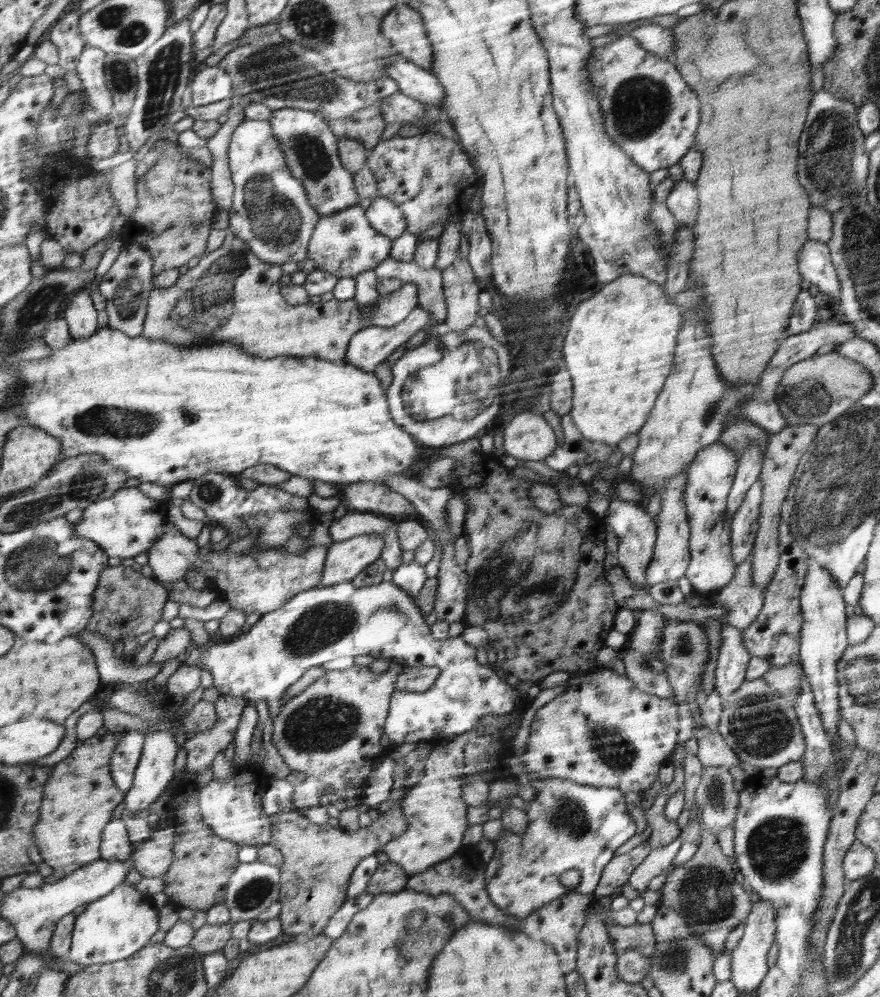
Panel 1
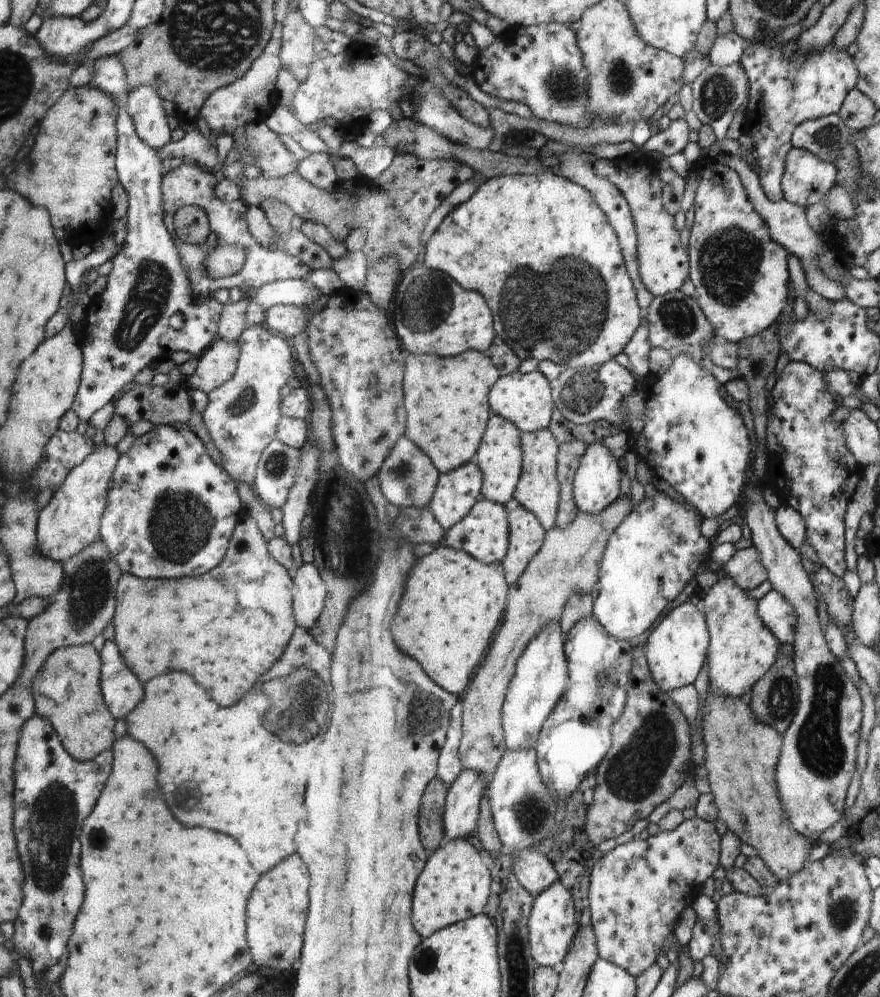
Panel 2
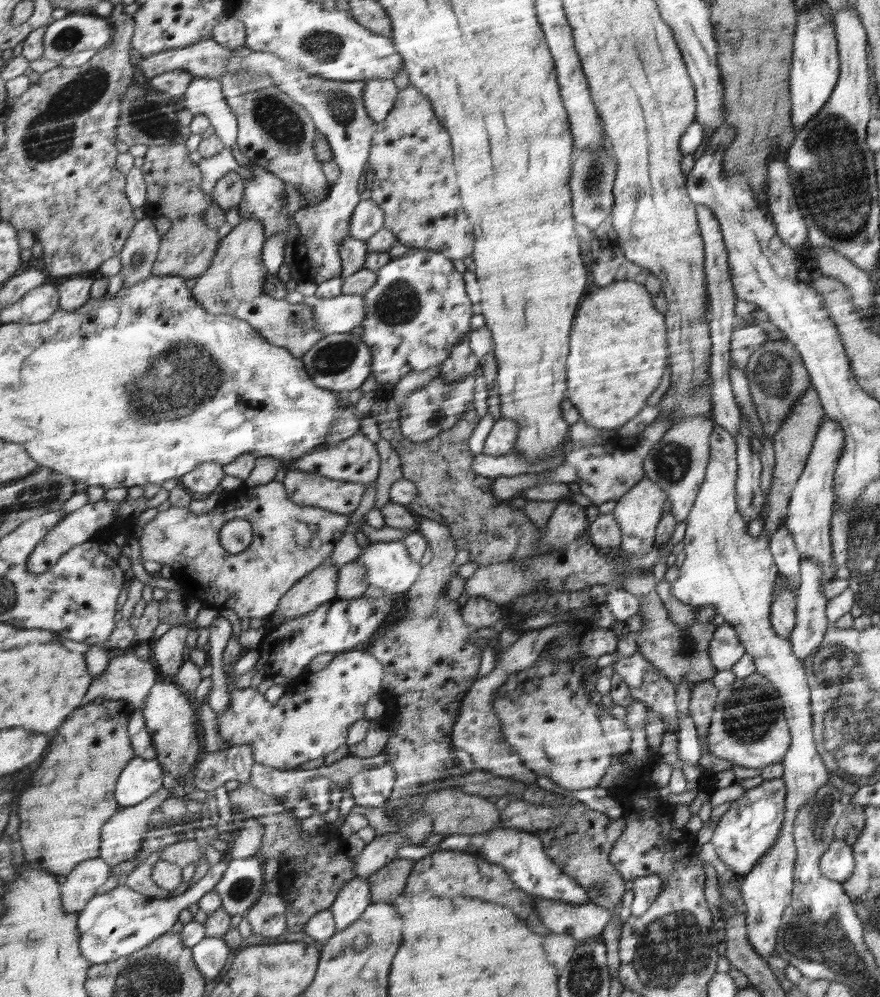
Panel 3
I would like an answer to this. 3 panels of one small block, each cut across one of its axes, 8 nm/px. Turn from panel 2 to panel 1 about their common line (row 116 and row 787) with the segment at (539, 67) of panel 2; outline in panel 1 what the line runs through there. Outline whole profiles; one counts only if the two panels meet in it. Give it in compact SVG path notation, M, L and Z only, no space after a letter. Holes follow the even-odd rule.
M554 778L534 779L537 791L536 799L529 802L527 829L523 834L503 830L499 840L494 842L495 851L490 862L483 866L485 889L490 900L506 914L526 918L537 908L544 907L554 899L565 895L566 888L560 877L567 870L579 870L581 881L576 888L580 894L593 894L597 890L601 876L614 858L614 852L636 834L636 823L629 815L620 789L610 787L591 787L572 780L554 780Z

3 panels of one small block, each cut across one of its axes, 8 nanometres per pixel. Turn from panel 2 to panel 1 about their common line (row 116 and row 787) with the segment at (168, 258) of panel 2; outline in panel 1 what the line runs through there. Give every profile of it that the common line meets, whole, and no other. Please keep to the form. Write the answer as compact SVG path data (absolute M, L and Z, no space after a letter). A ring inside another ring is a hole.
M133 729L123 735L122 745L117 748L113 756L113 775L117 785L127 793L137 778L137 770L145 754L147 736L144 732Z

